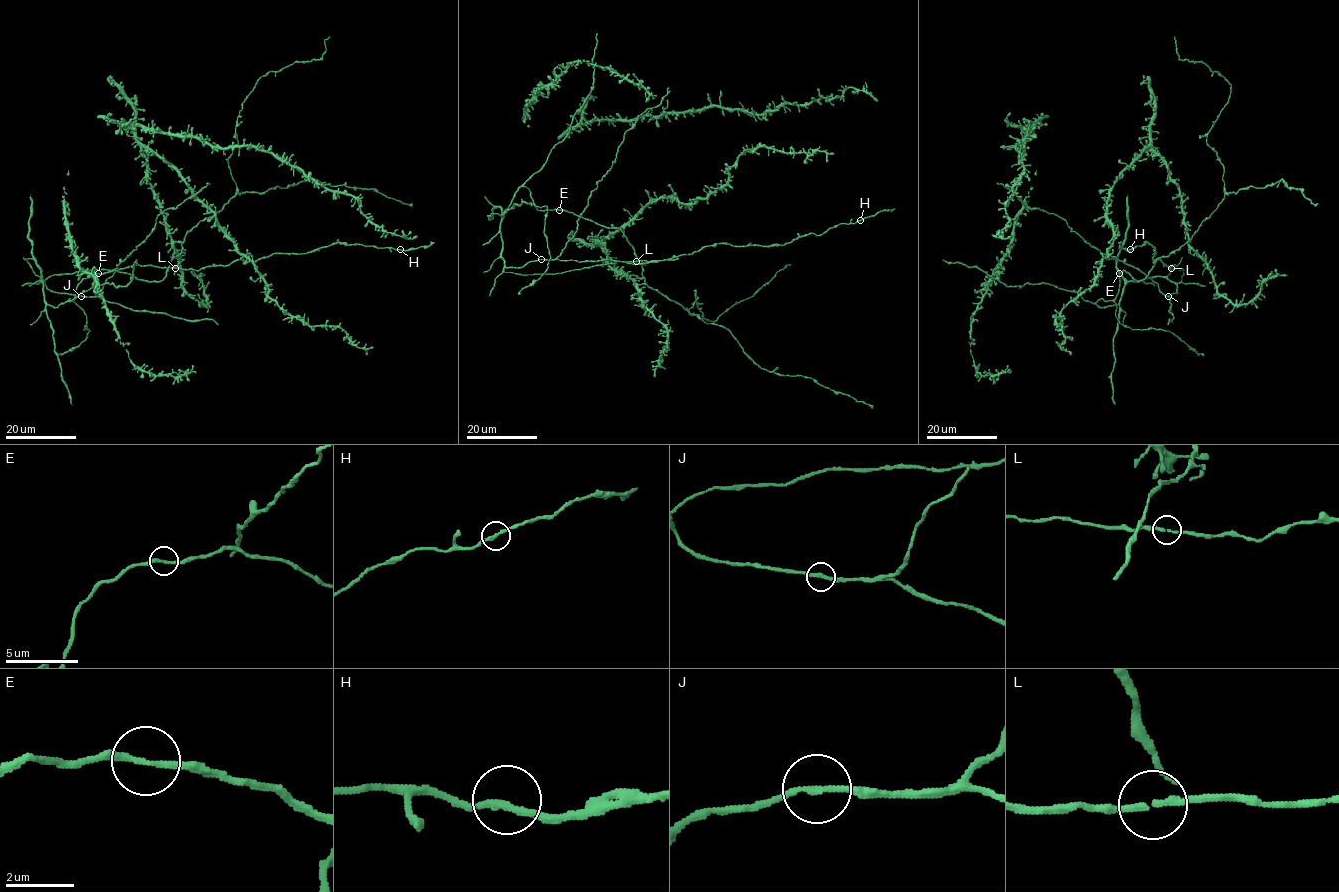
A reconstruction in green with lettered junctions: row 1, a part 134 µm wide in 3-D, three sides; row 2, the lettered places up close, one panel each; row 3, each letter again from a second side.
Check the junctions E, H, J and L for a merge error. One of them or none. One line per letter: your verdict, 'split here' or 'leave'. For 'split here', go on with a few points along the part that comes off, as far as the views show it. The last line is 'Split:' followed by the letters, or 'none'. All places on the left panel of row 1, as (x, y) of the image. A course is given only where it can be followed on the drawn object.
E: leave
H: leave
J: leave
L: leave
Split: none

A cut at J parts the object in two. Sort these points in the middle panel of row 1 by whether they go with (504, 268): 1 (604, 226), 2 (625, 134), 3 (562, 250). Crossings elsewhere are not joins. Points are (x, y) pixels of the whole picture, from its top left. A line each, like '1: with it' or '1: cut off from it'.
1: with it
2: cut off from it
3: cut off from it

